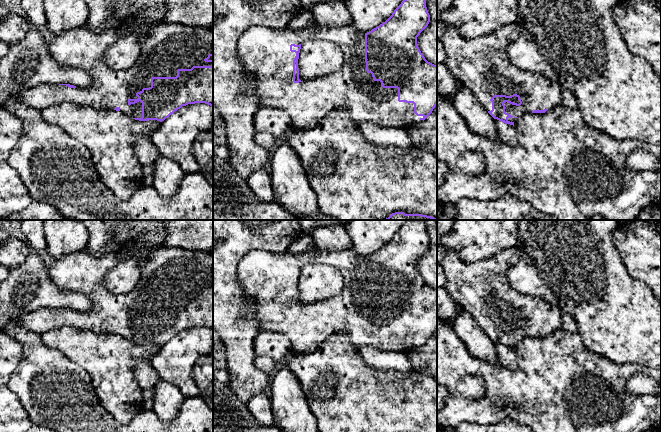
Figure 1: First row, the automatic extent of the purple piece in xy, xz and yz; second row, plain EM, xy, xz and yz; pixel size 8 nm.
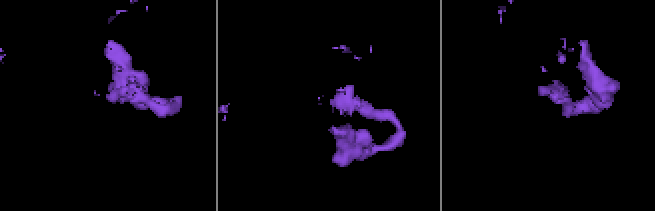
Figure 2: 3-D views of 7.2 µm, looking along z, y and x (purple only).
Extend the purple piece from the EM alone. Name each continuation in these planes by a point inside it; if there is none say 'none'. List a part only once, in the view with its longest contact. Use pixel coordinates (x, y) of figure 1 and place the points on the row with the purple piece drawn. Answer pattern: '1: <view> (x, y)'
1: xy (167, 47)

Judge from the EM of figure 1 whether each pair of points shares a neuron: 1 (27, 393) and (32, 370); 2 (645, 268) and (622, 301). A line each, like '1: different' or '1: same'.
1: same
2: different

